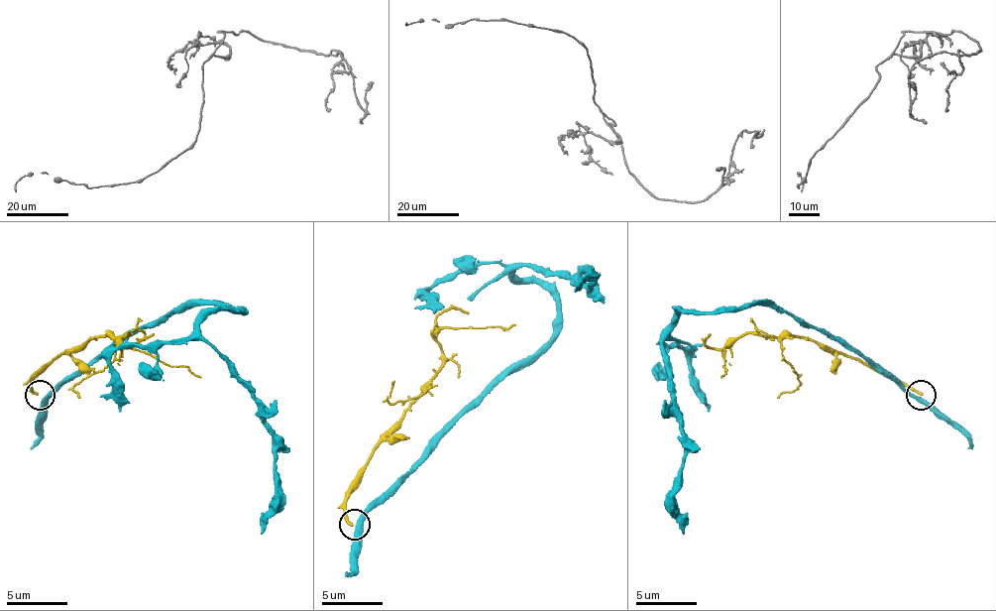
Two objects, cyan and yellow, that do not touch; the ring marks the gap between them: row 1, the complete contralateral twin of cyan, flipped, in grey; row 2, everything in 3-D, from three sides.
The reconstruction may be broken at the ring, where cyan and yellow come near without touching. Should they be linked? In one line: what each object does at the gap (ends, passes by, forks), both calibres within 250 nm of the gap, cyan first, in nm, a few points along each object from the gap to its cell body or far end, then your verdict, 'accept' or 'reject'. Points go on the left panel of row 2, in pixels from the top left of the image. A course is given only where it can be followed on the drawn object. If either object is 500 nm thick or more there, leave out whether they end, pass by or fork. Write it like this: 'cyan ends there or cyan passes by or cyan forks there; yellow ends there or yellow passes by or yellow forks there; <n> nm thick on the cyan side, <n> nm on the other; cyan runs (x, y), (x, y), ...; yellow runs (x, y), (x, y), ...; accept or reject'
cyan passes by; yellow ends there; 400 nm thick on the cyan side, 240 nm on the other; cyan runs (42, 399), (177, 311), (238, 308), (207, 317), (198, 335), (247, 387), (276, 447), (274, 514), (262, 535); yellow runs (39, 396), (33, 381), (59, 353), (126, 332), (132, 350), (186, 365), (201, 378); reject

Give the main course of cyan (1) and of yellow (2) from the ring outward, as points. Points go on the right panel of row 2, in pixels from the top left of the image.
1: (920, 399), (787, 311), (738, 305), (678, 311), (663, 341), (663, 362), (684, 447), (672, 514), (684, 535)
2: (920, 396), (841, 353), (790, 338), (741, 332), (723, 350), (720, 378)

